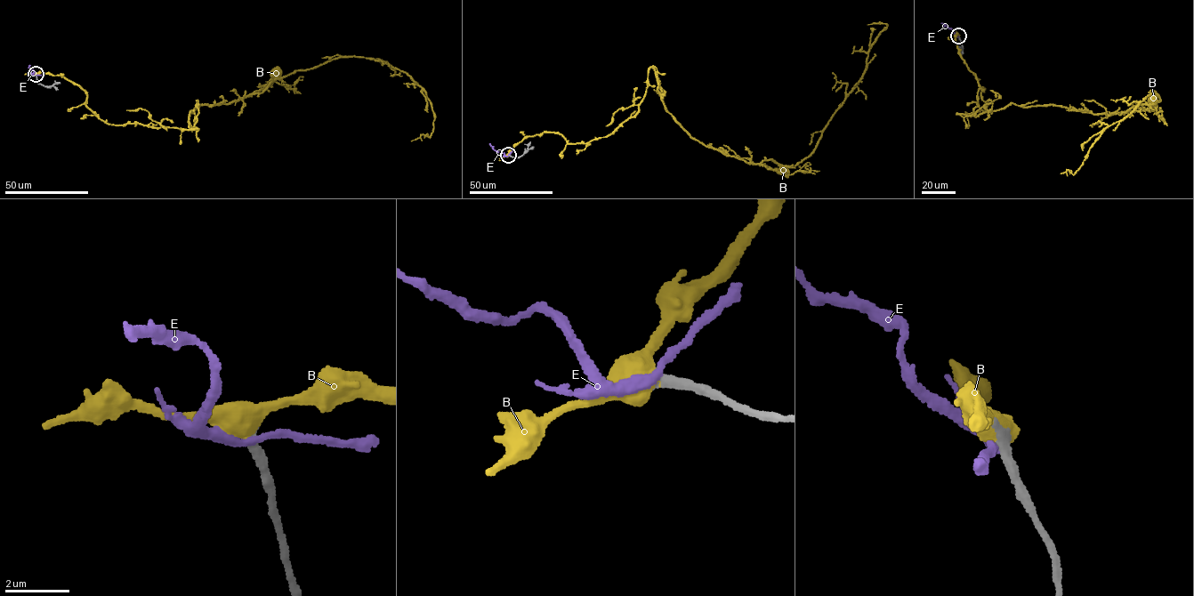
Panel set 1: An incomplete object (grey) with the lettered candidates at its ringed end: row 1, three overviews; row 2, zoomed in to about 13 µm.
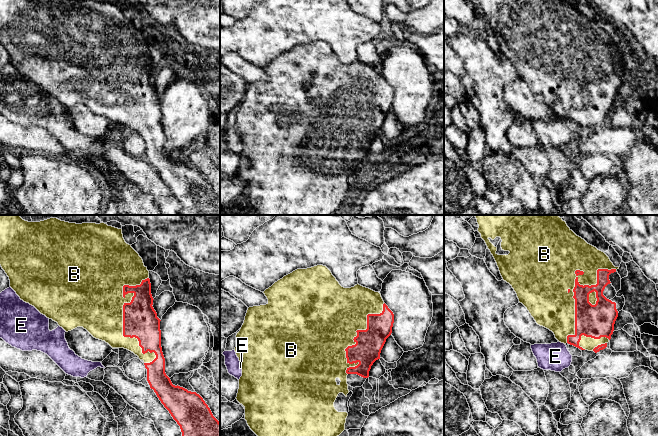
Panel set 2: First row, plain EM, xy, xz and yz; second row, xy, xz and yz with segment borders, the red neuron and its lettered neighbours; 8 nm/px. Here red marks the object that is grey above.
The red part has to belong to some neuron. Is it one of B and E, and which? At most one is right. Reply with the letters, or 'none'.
B

